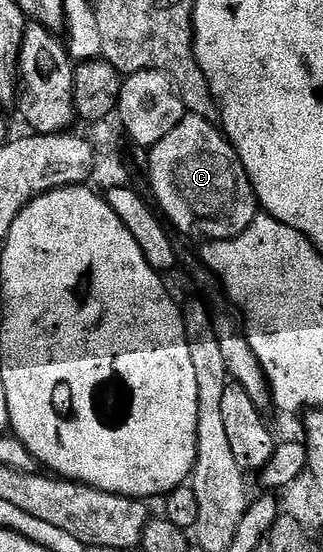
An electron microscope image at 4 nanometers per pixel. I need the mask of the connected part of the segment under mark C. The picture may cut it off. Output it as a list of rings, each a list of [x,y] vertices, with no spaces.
[[[190,112],[164,140],[149,147],[150,190],[158,201],[157,209],[171,227],[174,225],[190,238],[224,242],[244,233],[254,223],[256,214],[242,207],[242,197],[248,194],[242,163],[225,133],[215,123],[214,126]]]

